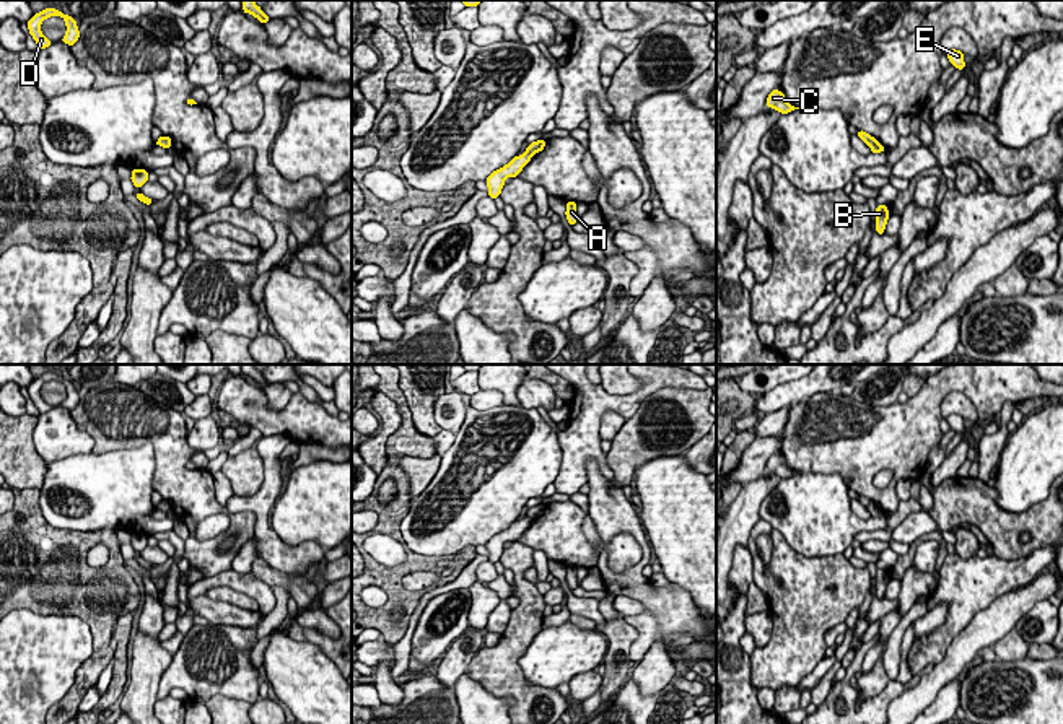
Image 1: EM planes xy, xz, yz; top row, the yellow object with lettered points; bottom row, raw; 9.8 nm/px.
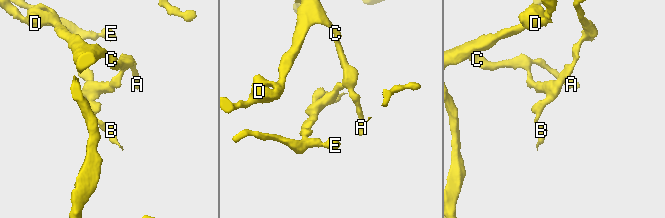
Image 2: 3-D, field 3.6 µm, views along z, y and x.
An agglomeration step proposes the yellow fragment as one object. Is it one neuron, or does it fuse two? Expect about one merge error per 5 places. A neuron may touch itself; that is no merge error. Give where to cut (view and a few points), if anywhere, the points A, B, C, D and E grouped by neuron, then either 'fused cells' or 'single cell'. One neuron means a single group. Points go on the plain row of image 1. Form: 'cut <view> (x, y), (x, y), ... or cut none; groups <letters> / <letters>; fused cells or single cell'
cut xz (526, 514), (533, 518); groups A C D / B E; fused cells

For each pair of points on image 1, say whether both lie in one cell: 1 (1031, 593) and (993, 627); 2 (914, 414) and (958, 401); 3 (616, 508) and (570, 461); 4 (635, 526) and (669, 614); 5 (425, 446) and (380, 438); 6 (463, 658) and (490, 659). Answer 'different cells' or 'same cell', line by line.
1: same cell
2: different cells
3: different cells
4: same cell
5: different cells
6: different cells

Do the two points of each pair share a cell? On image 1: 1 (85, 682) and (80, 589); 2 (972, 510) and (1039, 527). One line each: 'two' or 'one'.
1: one
2: one

